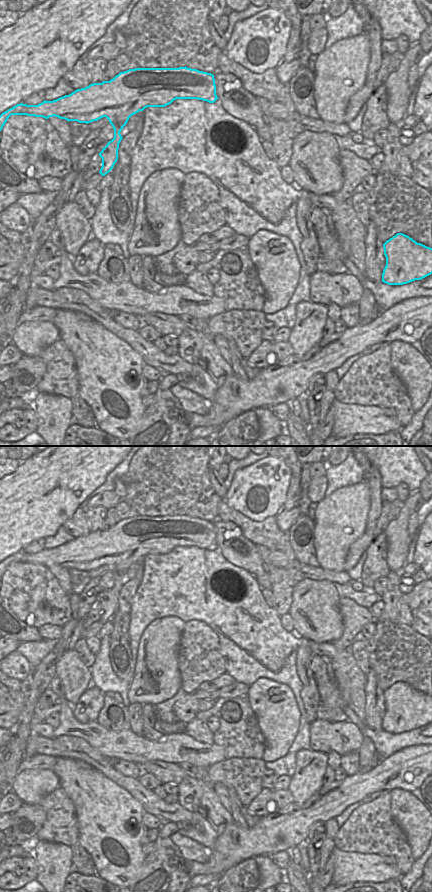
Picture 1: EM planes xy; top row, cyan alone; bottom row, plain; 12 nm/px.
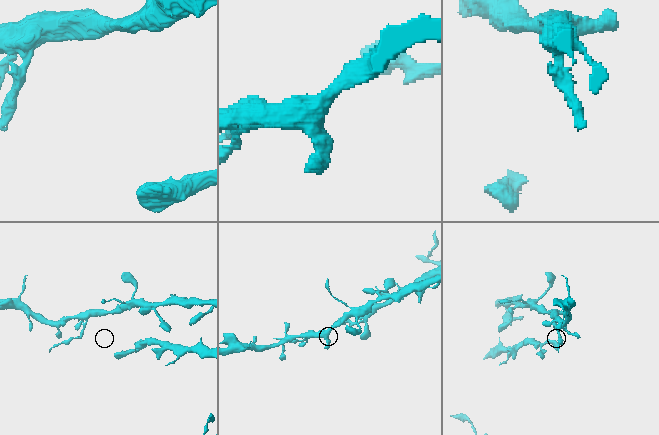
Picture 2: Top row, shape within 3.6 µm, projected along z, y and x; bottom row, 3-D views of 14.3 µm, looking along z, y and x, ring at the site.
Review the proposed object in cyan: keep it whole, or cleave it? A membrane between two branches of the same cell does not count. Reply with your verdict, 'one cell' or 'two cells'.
two cells

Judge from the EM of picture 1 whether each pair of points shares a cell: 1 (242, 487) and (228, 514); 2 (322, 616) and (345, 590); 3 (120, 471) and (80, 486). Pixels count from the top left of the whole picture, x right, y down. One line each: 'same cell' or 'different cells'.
1: different cells
2: different cells
3: different cells

